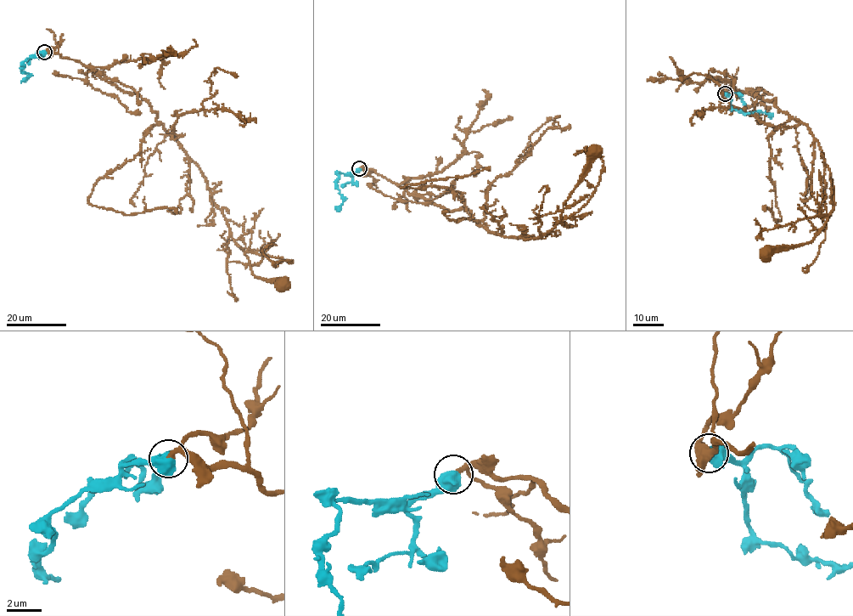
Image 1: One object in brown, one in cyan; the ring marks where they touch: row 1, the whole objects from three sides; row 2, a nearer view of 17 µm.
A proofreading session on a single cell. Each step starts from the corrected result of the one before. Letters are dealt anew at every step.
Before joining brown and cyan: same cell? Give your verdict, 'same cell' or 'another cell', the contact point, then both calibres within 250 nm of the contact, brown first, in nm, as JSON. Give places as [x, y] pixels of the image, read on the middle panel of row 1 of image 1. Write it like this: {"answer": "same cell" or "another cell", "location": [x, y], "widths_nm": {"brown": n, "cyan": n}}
{"answer": "same cell", "location": [359, 168], "widths_nm": {"brown": 200, "cyan": 800}}

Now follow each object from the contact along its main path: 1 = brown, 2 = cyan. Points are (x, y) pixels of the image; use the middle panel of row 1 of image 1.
1: (359, 168), (373, 169), (445, 209), (468, 211), (470, 217), (488, 231), (526, 240), (552, 228), (597, 152)
2: (359, 168), (350, 174), (339, 173), (336, 186), (343, 203), (334, 208)

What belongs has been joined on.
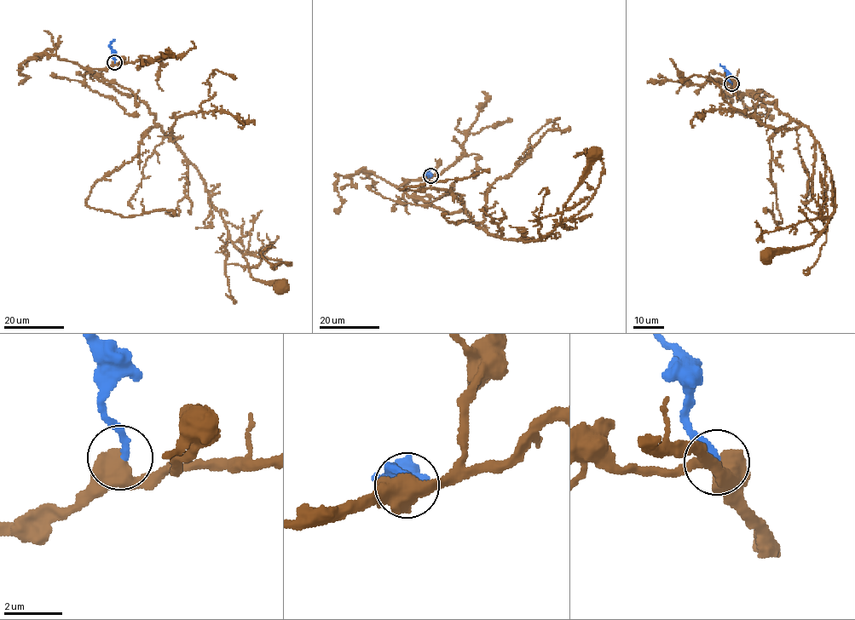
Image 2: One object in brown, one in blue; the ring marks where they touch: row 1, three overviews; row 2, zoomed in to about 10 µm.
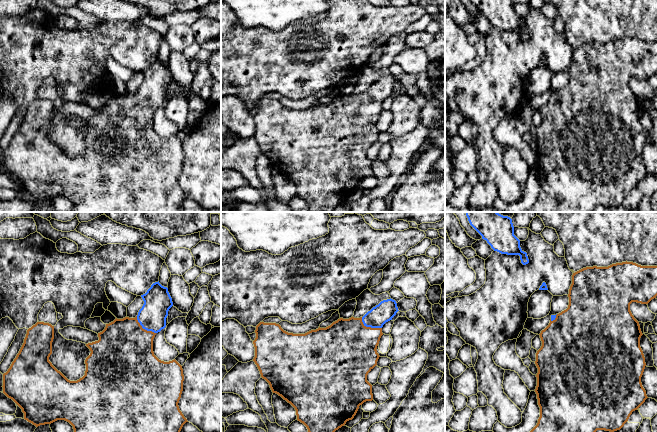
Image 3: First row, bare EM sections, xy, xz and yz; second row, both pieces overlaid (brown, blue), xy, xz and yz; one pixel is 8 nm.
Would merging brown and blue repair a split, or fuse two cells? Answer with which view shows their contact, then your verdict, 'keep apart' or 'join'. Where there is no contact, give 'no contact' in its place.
contact in xz; join

